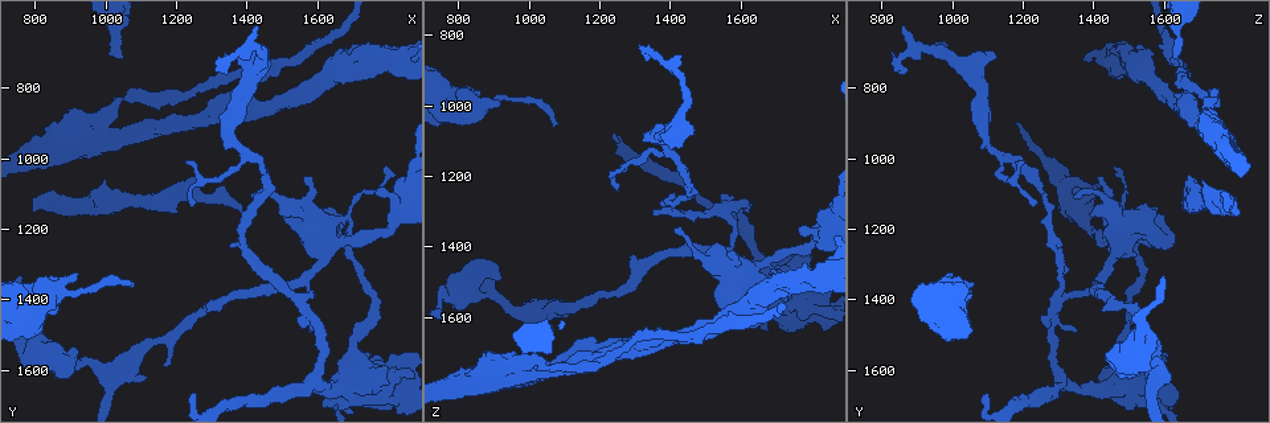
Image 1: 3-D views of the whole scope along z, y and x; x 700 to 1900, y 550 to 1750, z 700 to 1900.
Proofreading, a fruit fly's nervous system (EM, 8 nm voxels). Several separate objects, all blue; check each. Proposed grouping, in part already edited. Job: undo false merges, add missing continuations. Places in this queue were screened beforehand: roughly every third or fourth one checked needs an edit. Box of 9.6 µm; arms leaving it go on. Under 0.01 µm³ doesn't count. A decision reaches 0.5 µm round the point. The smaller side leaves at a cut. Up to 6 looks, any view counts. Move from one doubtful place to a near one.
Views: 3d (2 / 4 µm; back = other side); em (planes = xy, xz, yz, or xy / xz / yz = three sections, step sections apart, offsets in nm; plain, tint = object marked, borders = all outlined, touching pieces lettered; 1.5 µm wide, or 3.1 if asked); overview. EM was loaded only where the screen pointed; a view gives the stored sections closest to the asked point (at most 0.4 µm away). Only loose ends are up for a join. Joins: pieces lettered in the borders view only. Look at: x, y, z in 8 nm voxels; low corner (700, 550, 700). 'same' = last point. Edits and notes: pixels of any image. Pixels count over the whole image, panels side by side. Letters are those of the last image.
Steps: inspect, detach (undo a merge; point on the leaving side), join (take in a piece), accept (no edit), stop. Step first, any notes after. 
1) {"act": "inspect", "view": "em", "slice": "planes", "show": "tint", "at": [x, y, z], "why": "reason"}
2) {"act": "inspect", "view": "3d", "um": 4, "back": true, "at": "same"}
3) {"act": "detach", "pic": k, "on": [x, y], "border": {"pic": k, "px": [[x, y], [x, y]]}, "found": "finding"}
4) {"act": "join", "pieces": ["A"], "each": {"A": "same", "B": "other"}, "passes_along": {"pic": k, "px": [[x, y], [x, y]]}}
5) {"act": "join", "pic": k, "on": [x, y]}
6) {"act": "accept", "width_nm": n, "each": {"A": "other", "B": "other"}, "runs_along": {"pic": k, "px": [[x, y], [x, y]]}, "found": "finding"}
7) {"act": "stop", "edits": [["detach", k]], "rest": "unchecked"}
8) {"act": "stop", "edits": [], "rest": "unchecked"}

{"act": "inspect", "view": "3d", "um": 2, "at": [1040, 720, 1620], "why": "free end"}

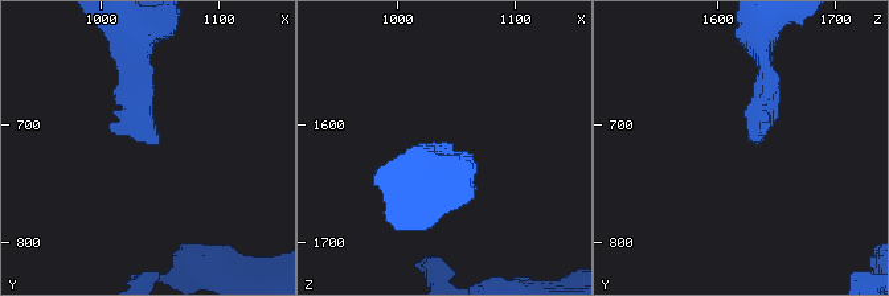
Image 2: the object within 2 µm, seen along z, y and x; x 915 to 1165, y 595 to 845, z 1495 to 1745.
{"act": "inspect", "view": "em", "slice": "xz", "step": 4, "show": "tint", "at": [1046, 716, 1628], "why": "shape alone is not enough"}

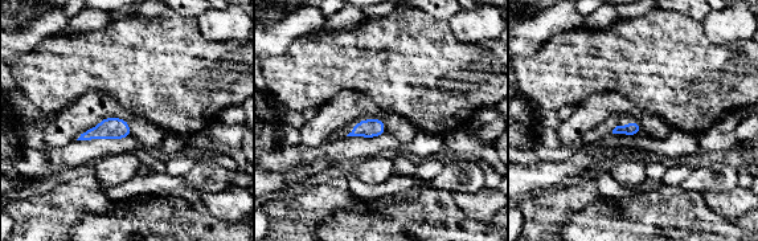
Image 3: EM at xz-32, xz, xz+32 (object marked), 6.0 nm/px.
{"act": "inspect", "view": "em", "slice": "planes", "show": "borders", "at": "same", "why": "cut it another way"}

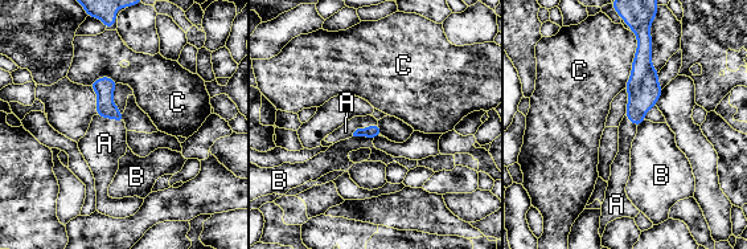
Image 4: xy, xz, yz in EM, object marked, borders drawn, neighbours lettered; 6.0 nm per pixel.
{"act": "join", "pieces": ["A"], "each": {"A": "same", "B": "other", "C": "other"}, "found": "the neuron continues"}

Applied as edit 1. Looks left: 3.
{"act": "inspect", "view": "em", "slice": "planes", "show": "borders", "at": [1070, 1360, 1060], "why": "an open end"}

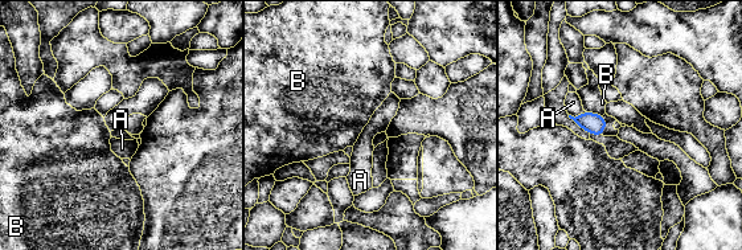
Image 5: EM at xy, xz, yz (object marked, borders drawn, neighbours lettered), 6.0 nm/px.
{"act": "accept", "width_nm": 120, "each": {"A": "other", "B": "other"}, "border": {"pic": 5, "px": [[585, 110], [602, 115]]}, "found": "none of them fits"}

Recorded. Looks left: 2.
{"act": "inspect", "view": "em", "slice": "xy", "step": 4, "show": "borders", "at": [1430, 620, 850], "why": "free end"}

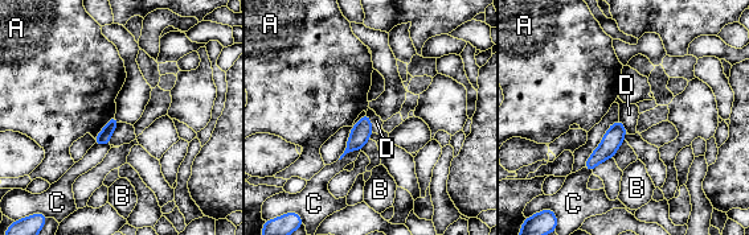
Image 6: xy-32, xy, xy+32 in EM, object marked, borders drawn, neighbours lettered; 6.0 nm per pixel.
{"act": "accept", "longest_contact_nm": ["A", 200], "each": {"A": "other", "B": "other", "C": "other", "D": "other"}, "found": "no lettered piece goes on from it"}

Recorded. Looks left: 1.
{"act": "stop", "edits": [["join", 4]], "rest": "unchecked"}

